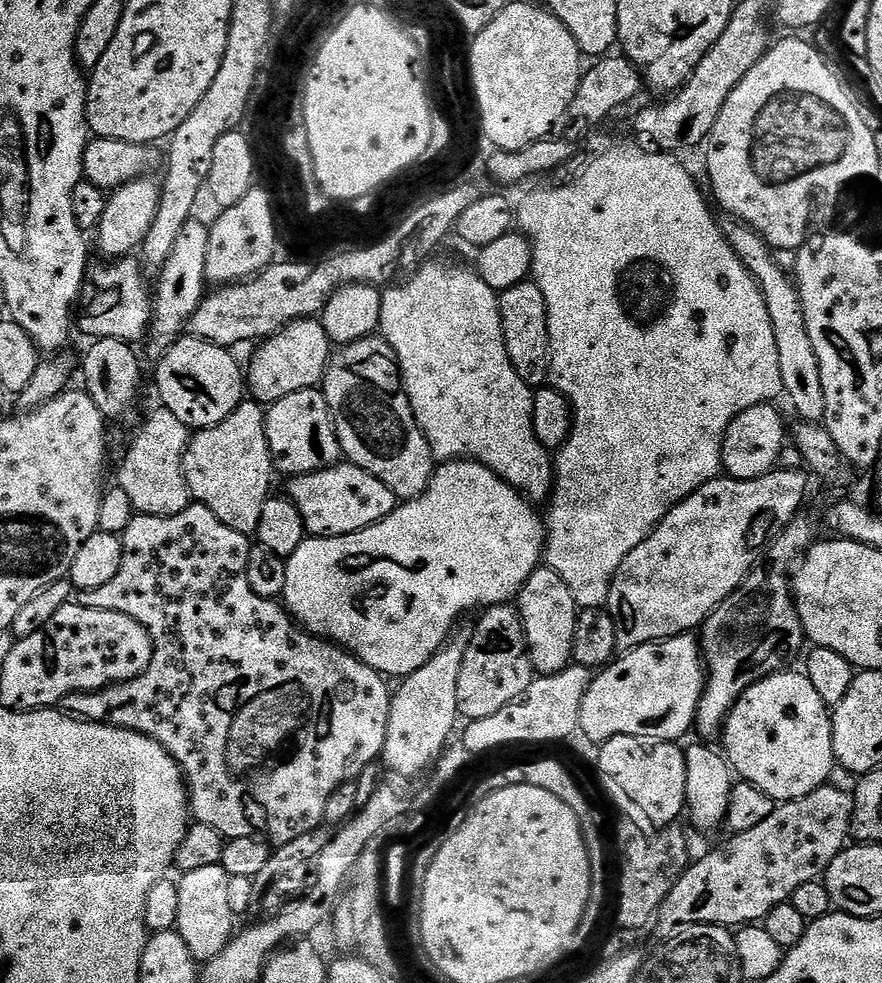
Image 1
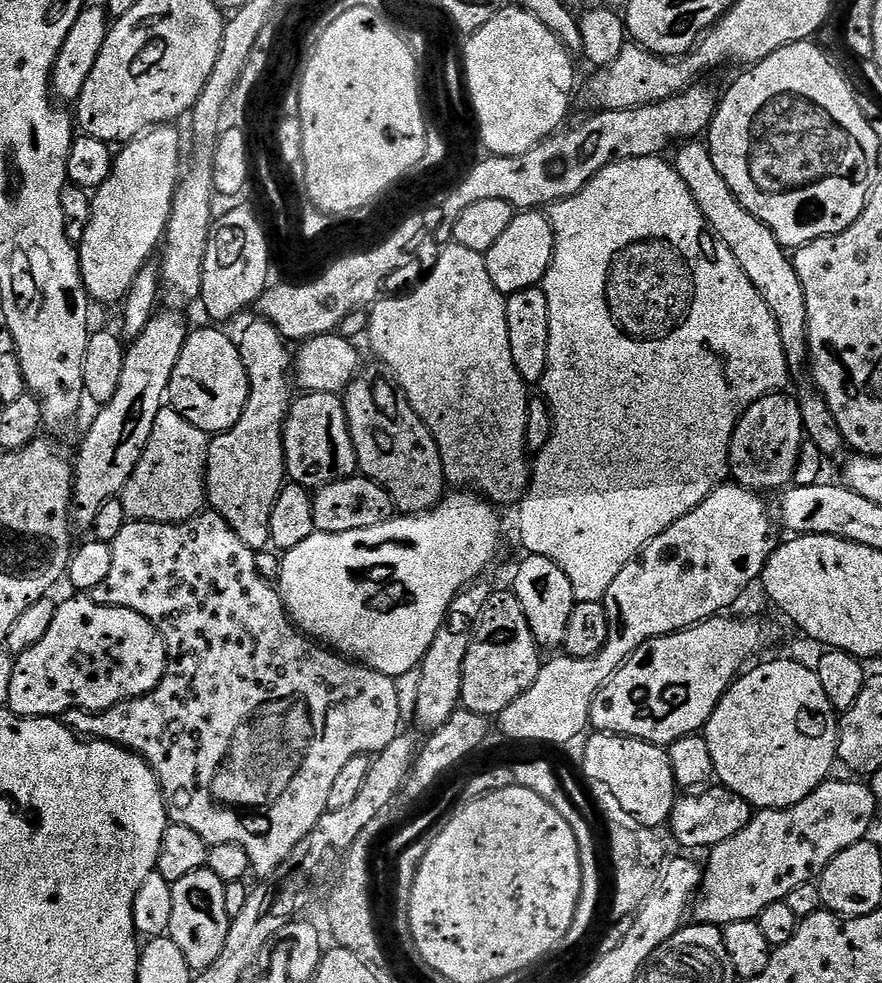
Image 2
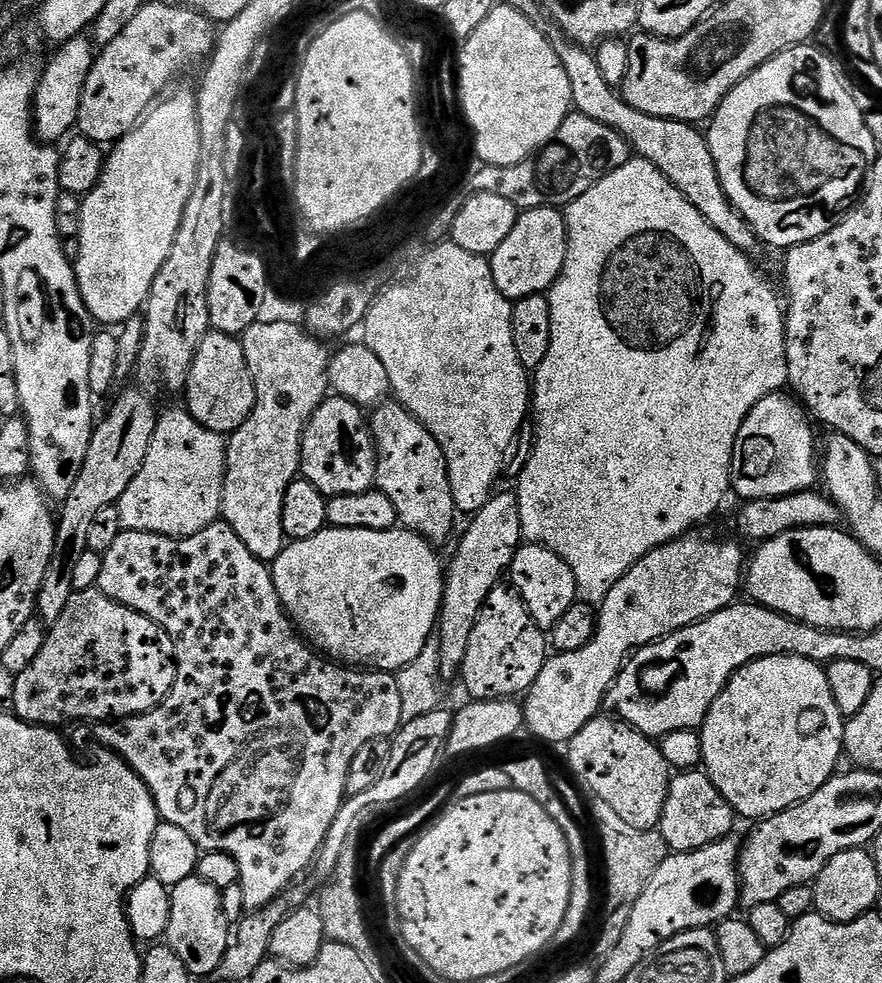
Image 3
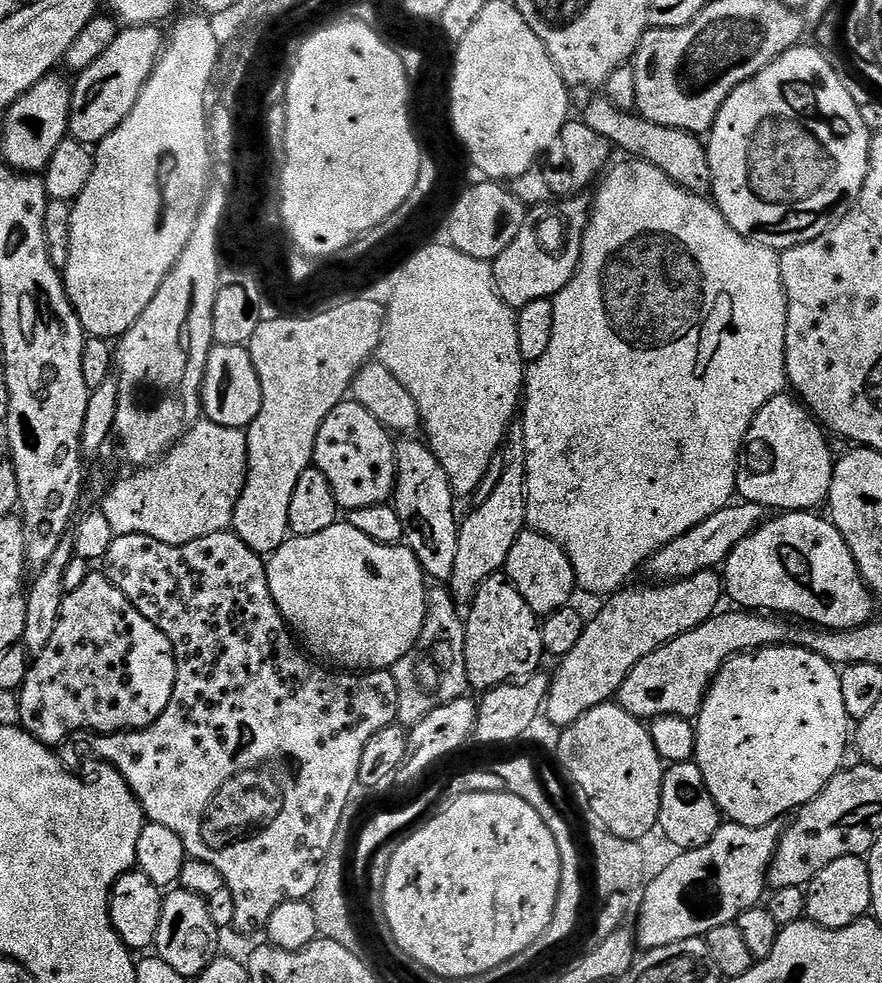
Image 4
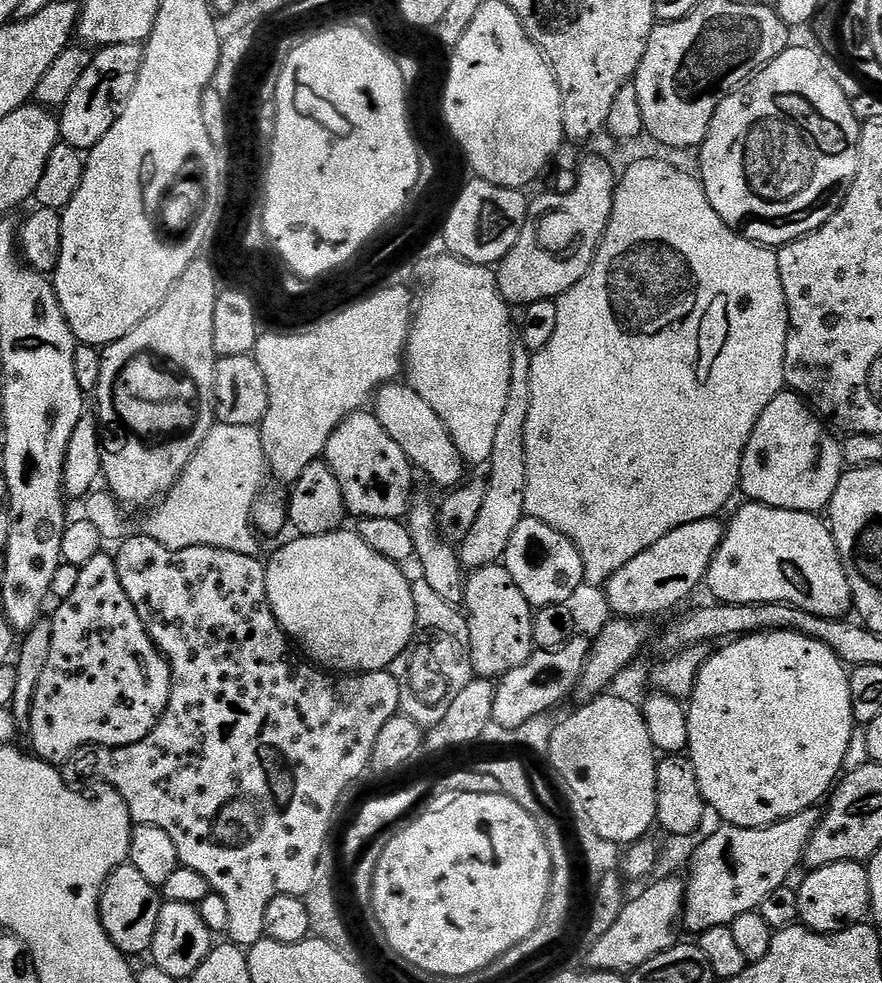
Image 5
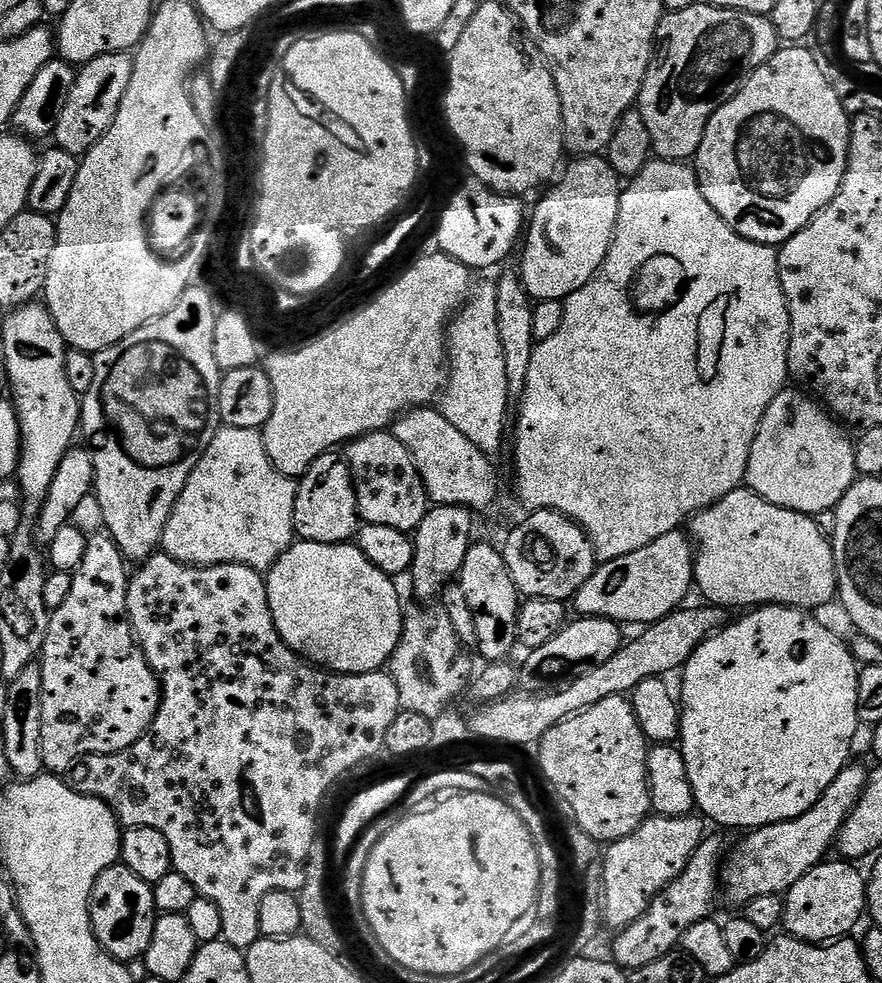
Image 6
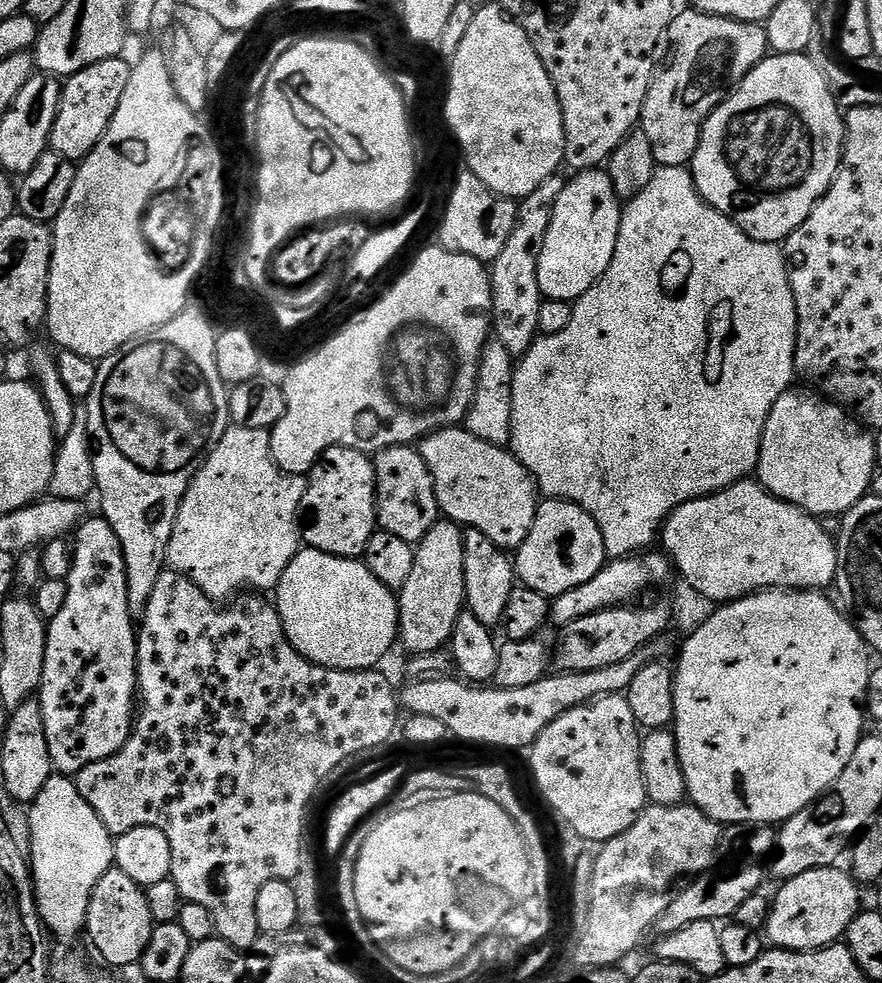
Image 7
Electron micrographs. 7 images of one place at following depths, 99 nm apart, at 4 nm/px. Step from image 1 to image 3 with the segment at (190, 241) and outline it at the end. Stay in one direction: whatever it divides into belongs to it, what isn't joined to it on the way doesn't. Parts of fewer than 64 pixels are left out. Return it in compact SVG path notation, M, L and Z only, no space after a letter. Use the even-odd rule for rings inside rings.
M128 386L112 404L108 417L97 423L92 430L90 450L86 450L86 462L82 462L82 474L78 474L78 482L74 482L74 490L62 502L64 508L58 512L56 533L54 534L54 554L50 558L50 566L46 566L46 575L42 578L42 586L36 595L35 615L45 625L58 622L62 610L66 610L66 602L70 602L74 586L74 562L88 552L86 537L98 510L116 504L126 494L126 486L138 474L142 462L146 458L146 450L150 446L150 438L154 434L154 426L158 419L158 407L148 392L140 388Z

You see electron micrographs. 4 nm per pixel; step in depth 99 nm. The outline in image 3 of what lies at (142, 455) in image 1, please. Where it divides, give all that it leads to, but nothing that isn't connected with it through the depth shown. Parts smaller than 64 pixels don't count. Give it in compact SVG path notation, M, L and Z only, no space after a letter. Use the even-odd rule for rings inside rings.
M183 407L172 408L169 412L161 411L146 450L146 458L138 474L134 474L130 486L126 486L126 494L122 494L118 501L124 529L129 532L153 532L181 540L217 523L221 519L227 453L225 437L199 424Z

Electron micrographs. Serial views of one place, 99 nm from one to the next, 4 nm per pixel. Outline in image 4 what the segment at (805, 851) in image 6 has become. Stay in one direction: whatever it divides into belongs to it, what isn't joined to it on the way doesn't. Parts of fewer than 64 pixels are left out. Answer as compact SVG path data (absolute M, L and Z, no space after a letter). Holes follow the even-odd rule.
M724 822L706 846L681 851L660 875L647 881L648 889L647 884L643 889L644 901L639 901L636 924L634 920L637 945L647 950L690 938L707 938L710 930L733 924L746 910L757 907L768 888L768 868L781 831L779 823L751 828Z

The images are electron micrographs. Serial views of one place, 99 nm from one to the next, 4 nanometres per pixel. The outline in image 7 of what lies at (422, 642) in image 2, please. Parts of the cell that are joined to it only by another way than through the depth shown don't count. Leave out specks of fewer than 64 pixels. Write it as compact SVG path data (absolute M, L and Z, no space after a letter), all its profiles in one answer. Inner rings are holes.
M304 546L297 552L296 557L290 562L290 566L286 566L286 570L282 574L282 578L277 582L274 589L274 607L276 613L280 615L280 621L284 627L284 633L289 642L294 646L294 650L298 650L298 654L302 654L311 664L320 664L324 668L337 668L343 672L361 672L364 668L375 669L376 664L388 651L392 648L392 643L397 643L398 633L400 631L400 614L397 604L398 596L393 589L382 586L382 582L378 582L378 578L374 578L374 574L370 574L370 570L363 562L356 558L347 556L335 556L334 554L326 554L322 550L314 550L313 548Z

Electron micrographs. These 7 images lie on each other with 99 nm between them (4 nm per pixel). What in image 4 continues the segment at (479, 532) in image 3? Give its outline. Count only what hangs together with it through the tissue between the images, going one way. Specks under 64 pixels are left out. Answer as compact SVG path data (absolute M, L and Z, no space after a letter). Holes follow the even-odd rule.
M513 423L508 430L502 455L508 464L499 479L498 486L490 493L486 502L475 505L468 517L463 517L458 534L458 555L454 558L454 574L450 591L457 605L471 605L482 582L488 576L497 575L507 565L510 550L518 542L520 533L525 531L528 518L528 475L526 474L526 450L524 449L523 423Z

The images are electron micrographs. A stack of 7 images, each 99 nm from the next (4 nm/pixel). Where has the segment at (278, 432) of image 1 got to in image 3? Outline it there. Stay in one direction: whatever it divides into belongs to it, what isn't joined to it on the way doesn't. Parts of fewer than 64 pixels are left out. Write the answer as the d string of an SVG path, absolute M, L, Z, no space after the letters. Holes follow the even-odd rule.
M335 394L329 395L306 422L300 439L300 476L318 486L329 498L342 494L373 491L376 482L376 443L359 404Z

